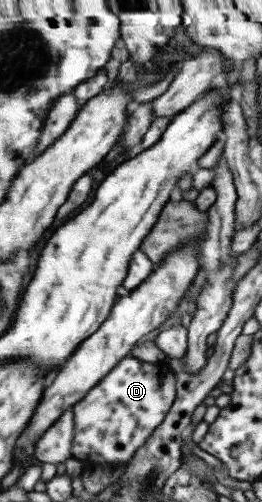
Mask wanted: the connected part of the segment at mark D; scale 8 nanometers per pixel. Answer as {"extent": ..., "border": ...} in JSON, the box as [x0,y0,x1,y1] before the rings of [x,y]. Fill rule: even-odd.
{"extent":[73,356,177,468],"border":[[[129,356],[77,403],[73,456],[89,468],[129,462],[164,422],[177,400],[177,376],[165,362],[149,363]]]}

